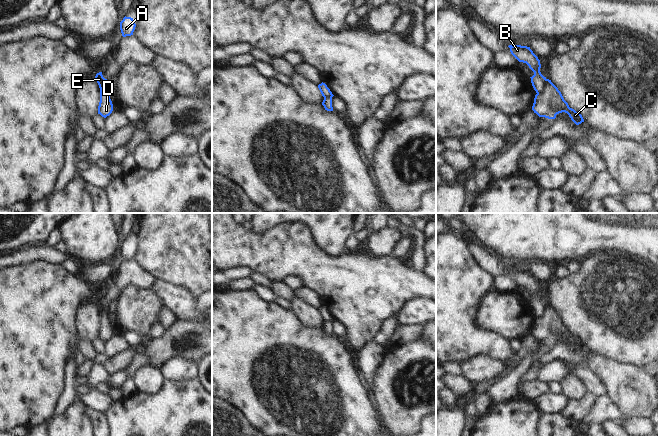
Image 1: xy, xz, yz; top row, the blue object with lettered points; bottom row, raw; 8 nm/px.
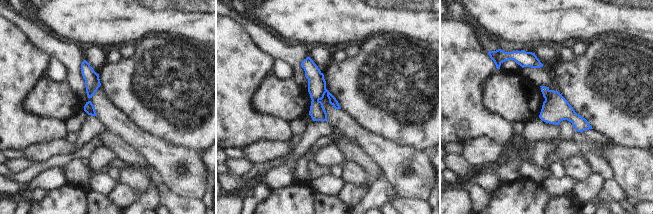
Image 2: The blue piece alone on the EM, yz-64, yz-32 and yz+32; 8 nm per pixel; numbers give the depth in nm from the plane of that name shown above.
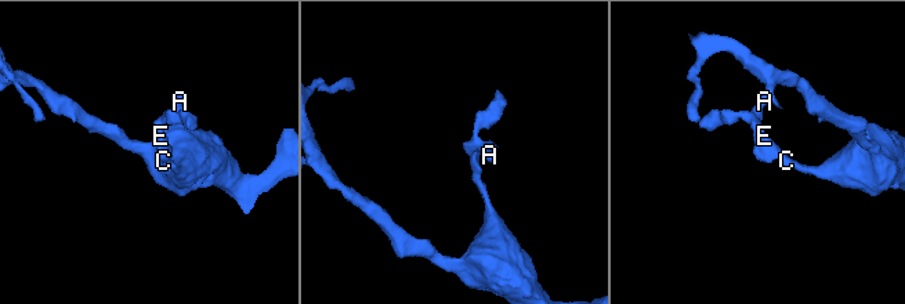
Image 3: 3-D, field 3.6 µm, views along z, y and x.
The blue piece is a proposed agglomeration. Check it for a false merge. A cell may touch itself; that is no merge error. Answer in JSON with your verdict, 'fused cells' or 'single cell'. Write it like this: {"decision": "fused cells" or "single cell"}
{"decision": "fused cells"}

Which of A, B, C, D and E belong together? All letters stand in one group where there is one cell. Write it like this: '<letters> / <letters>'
A B E / C D

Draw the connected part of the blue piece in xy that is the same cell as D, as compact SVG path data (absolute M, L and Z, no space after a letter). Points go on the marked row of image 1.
M103 88L100 90L100 102L98 106L98 114L106 118L112 113L112 111L113 111L113 104L110 99L108 90L106 88Z

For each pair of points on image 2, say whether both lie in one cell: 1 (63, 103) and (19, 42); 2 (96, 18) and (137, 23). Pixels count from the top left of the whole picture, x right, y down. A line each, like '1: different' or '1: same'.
1: different
2: same

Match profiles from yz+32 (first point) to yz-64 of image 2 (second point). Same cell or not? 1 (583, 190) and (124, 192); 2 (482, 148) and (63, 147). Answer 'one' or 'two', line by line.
1: one
2: one

